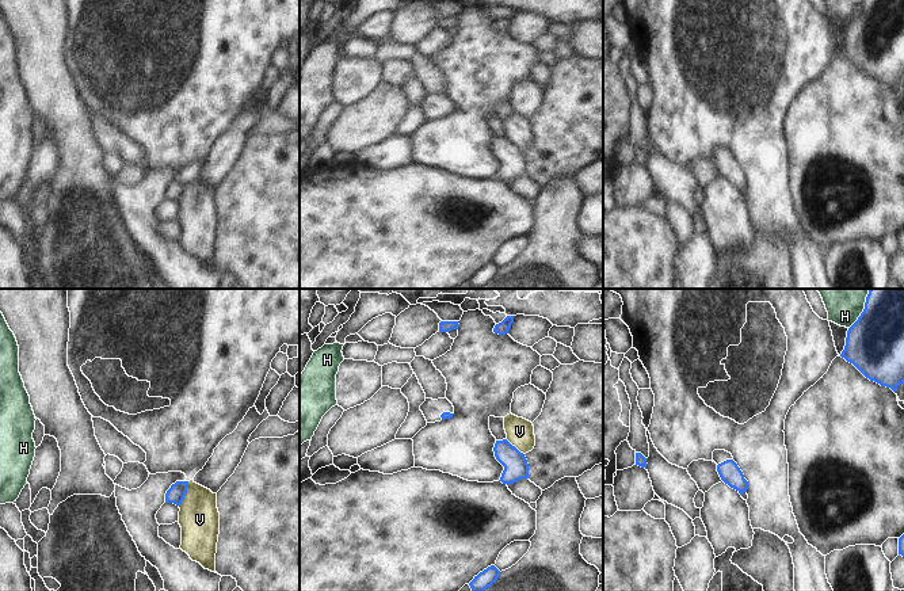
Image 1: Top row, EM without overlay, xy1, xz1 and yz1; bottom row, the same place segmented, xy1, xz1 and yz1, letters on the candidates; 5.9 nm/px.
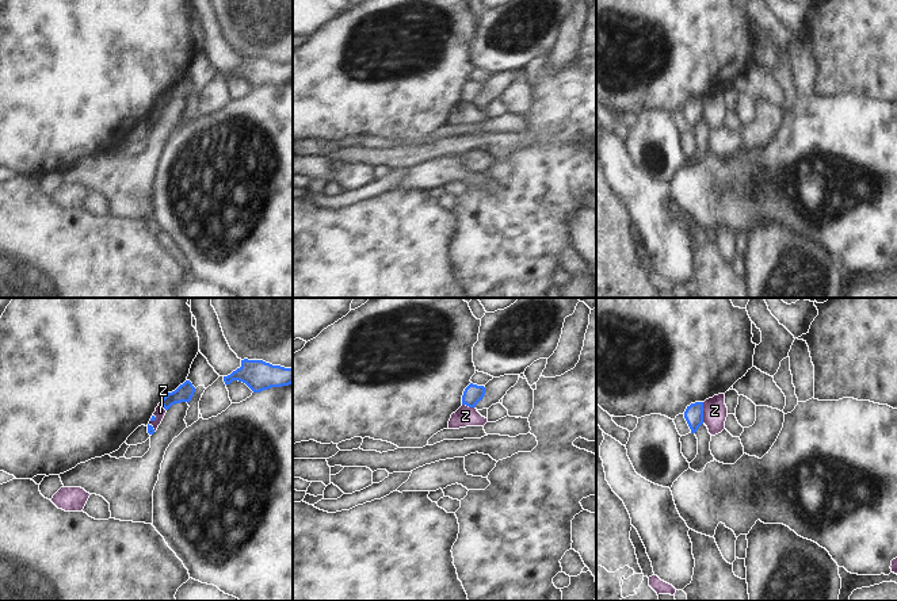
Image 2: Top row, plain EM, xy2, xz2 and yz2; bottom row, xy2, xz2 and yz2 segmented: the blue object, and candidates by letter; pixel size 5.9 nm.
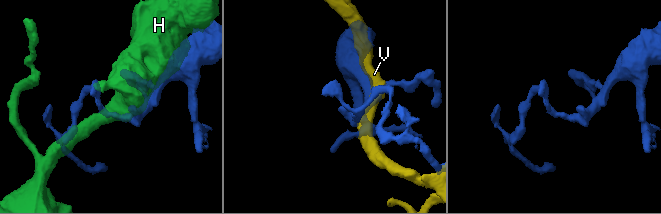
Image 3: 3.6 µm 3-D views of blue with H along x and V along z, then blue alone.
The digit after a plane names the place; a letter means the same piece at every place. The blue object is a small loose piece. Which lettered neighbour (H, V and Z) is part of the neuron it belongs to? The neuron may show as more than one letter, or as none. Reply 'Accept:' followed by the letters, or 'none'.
Accept: none

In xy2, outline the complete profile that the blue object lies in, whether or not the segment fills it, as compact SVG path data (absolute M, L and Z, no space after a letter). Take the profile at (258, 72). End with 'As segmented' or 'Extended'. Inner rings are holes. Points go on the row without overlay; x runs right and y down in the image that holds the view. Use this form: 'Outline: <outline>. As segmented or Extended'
Outline: M241 57L241 64L224 73L225 81L233 77L245 80L253 89L293 80L293 65L272 62L263 57Z. As segmented

